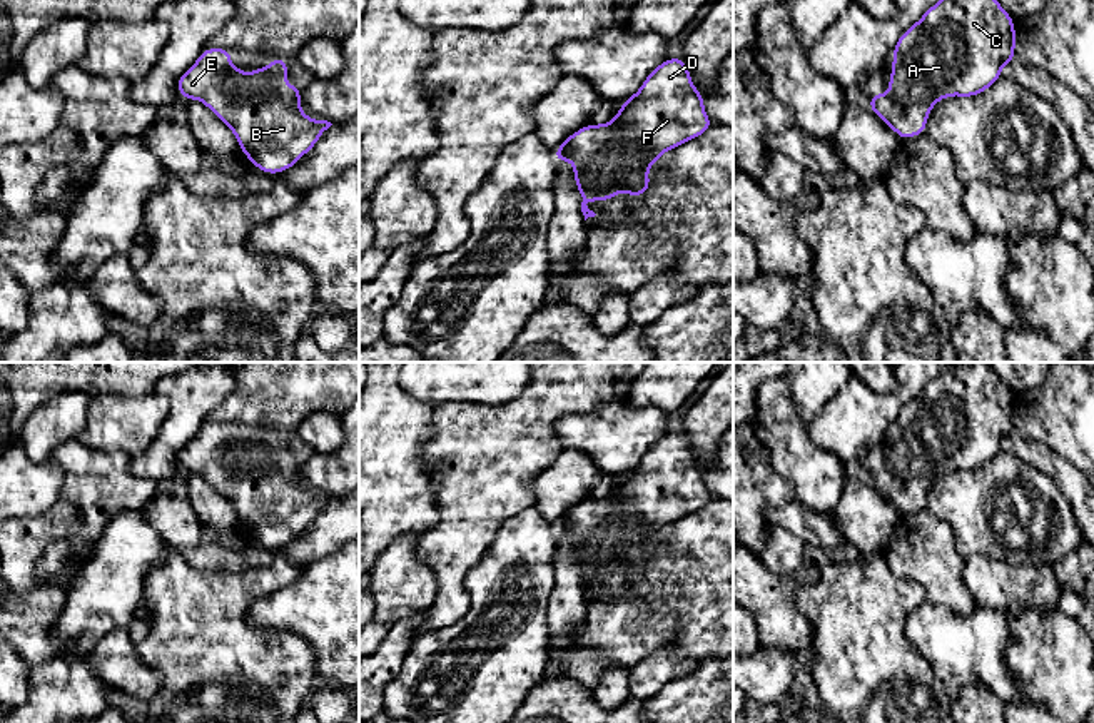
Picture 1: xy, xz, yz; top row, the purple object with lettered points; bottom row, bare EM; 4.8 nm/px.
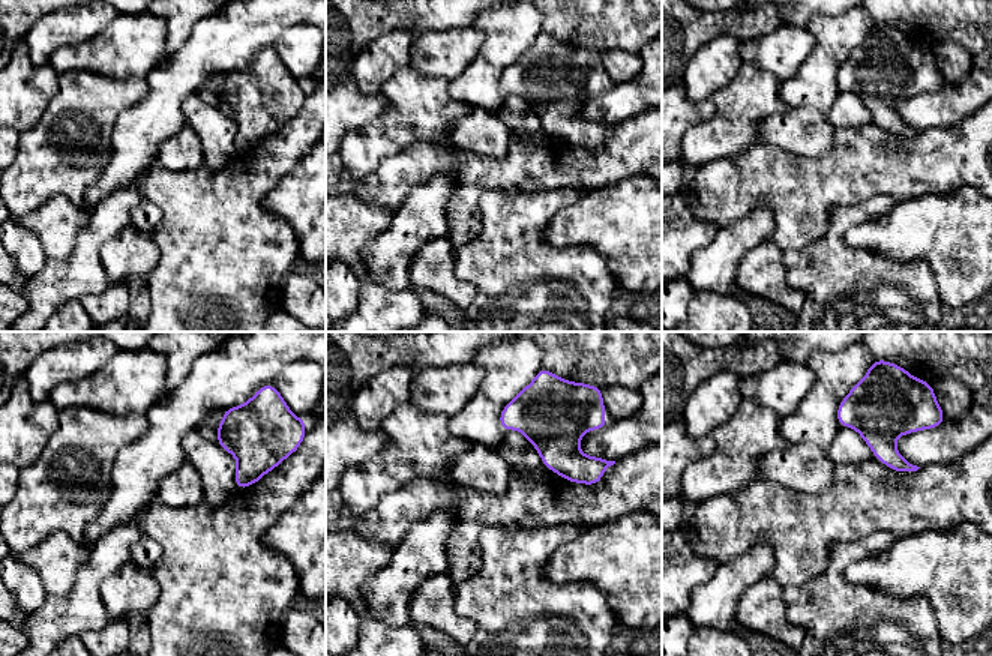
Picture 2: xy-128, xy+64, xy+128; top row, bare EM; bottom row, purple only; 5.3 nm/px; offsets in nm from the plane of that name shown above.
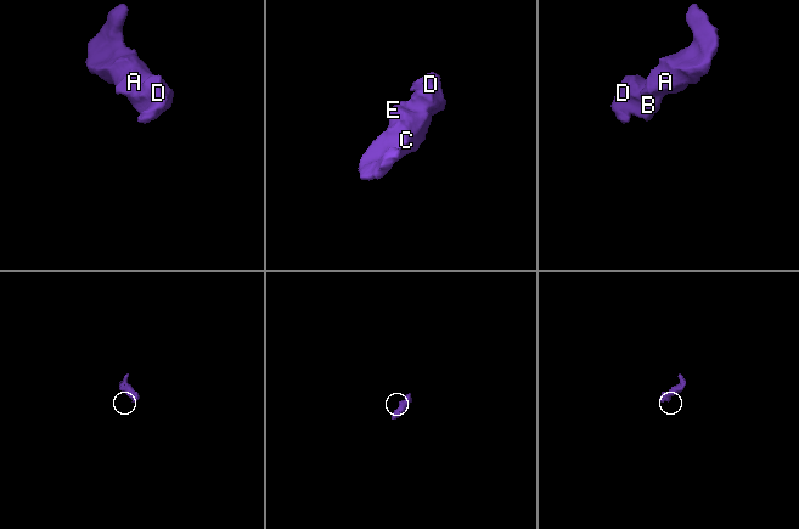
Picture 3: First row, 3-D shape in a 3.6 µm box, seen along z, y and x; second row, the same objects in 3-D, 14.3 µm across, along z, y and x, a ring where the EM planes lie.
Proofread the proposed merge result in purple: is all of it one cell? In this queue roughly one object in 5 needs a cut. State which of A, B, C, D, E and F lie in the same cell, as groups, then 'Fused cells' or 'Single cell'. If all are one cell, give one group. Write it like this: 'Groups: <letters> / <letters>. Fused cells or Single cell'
Groups: A B C D E F. Single cell

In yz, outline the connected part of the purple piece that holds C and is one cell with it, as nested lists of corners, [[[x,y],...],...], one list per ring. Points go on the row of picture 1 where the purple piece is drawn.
[[[939,0],[924,17],[899,38],[894,48],[890,92],[869,94],[870,110],[905,140],[925,132],[927,117],[937,100],[949,95],[974,97],[987,90],[1000,77],[1005,63],[1014,60],[1015,30],[1010,15],[997,0]]]

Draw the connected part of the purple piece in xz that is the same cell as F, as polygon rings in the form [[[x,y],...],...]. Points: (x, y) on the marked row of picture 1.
[[[668,58],[625,100],[610,124],[586,125],[553,152],[558,164],[566,157],[573,164],[586,220],[596,215],[588,209],[588,199],[603,202],[620,192],[640,197],[650,189],[646,169],[663,152],[705,134],[712,125],[685,60]]]

